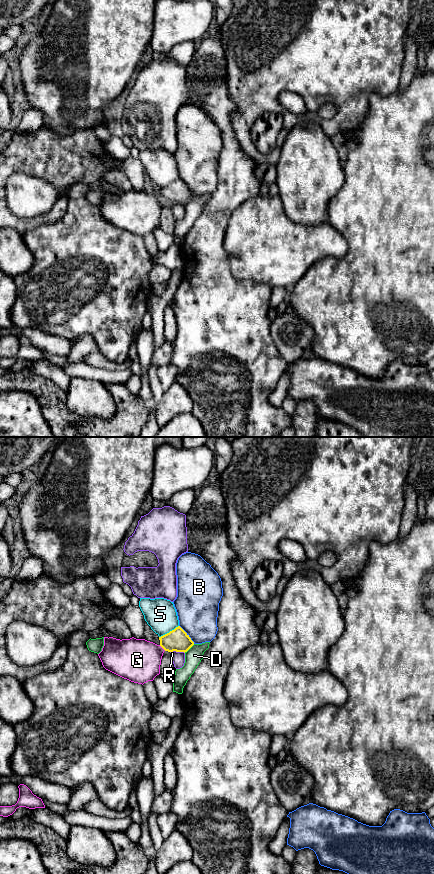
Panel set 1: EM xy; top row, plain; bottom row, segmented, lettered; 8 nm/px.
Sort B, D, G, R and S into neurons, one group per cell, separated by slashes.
B / D / G / R / S

